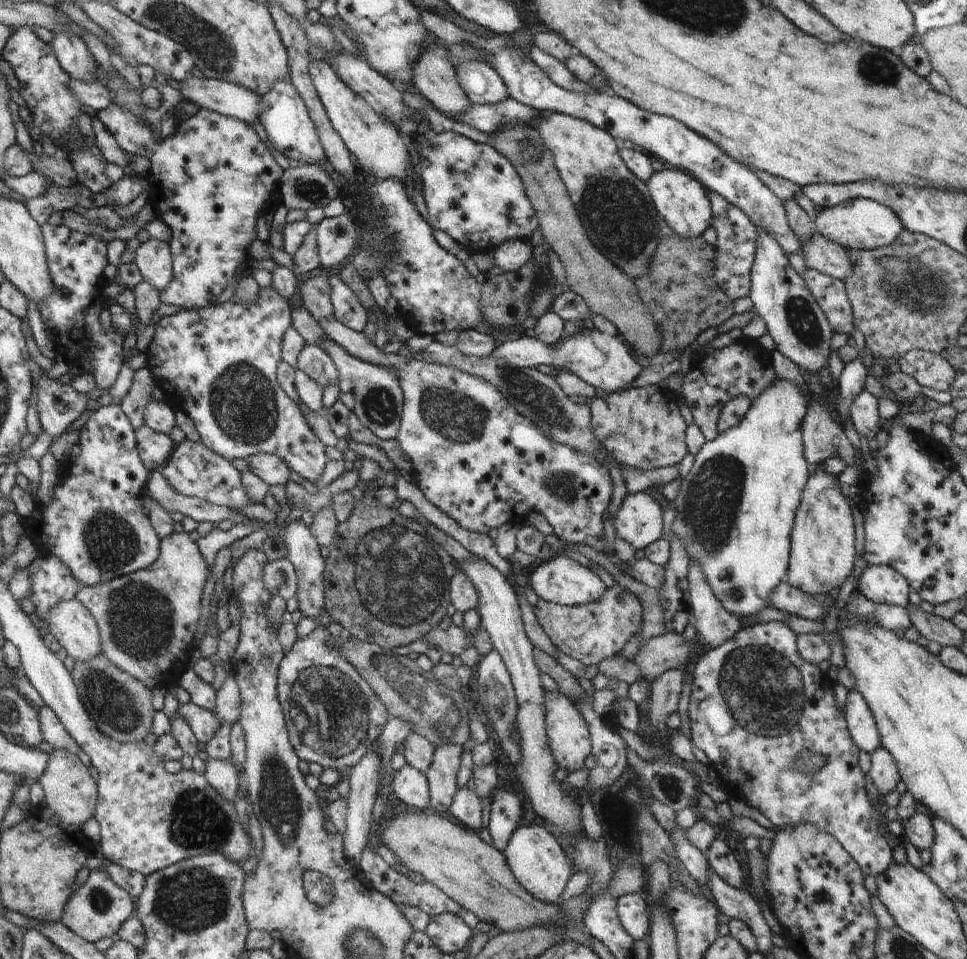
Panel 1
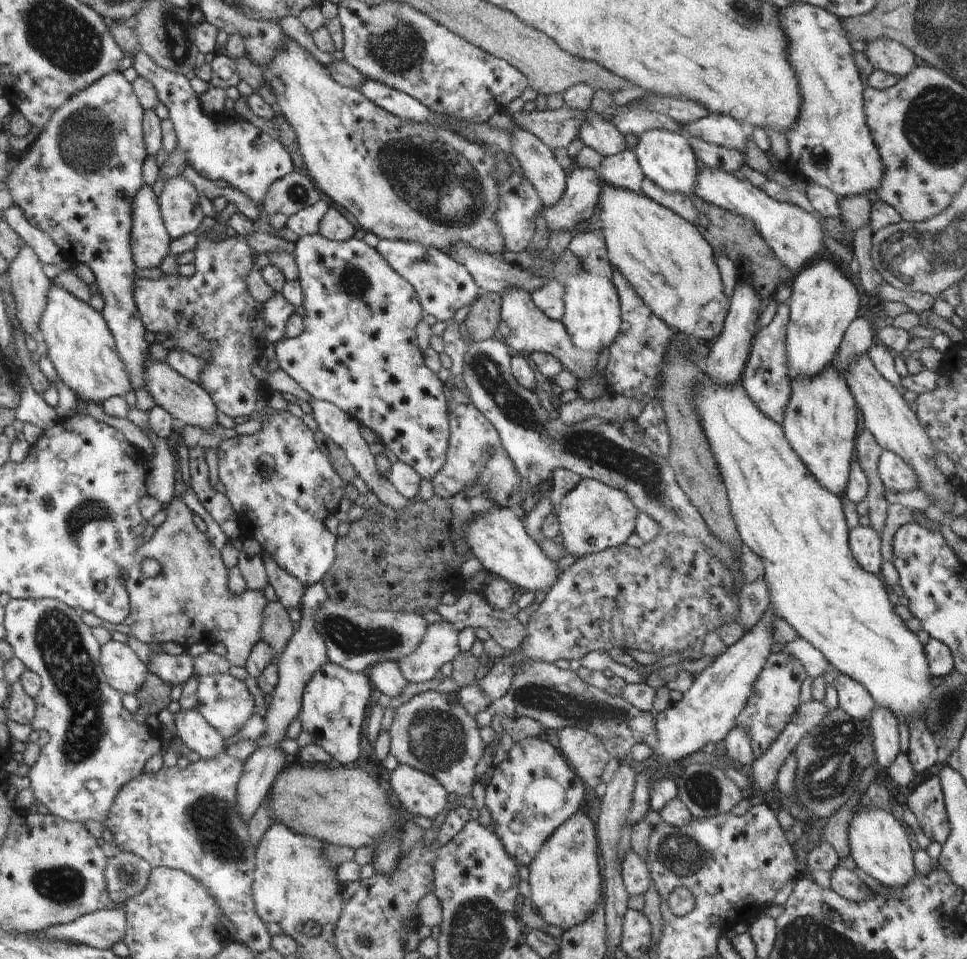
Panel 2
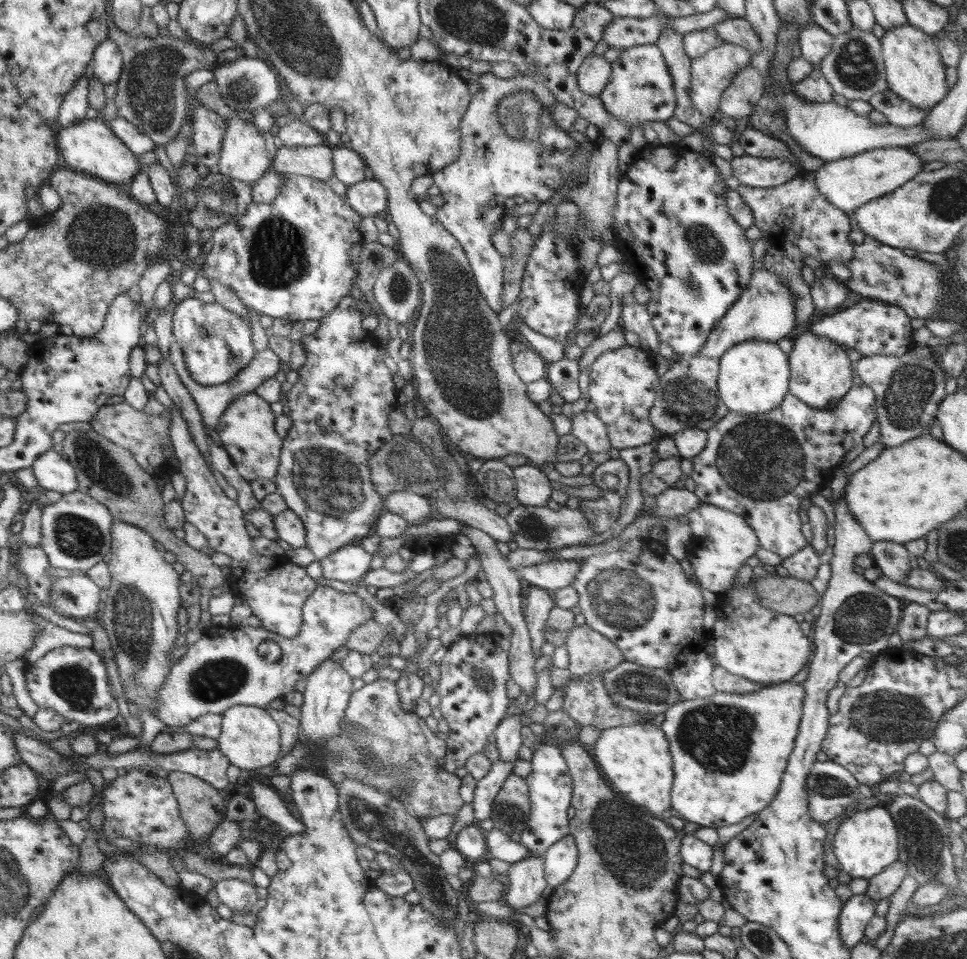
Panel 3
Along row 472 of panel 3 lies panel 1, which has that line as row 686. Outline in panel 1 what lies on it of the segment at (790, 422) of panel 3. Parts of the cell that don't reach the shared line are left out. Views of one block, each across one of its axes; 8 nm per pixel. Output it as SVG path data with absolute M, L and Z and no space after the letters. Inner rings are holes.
M769 621L767 623L750 622L744 624L742 628L734 633L732 638L725 640L720 646L707 651L704 656L696 662L693 671L692 692L688 704L690 718L690 740L691 744L697 746L710 759L709 768L713 775L719 778L720 782L727 785L727 792L738 800L745 802L750 808L759 810L772 824L778 828L797 825L798 823L810 823L815 827L821 828L828 834L831 834L845 849L849 855L858 863L864 876L875 876L882 874L890 863L894 862L892 858L892 849L886 838L880 833L880 824L882 824L882 814L876 810L875 805L870 801L864 786L864 773L858 765L858 745L852 740L849 733L847 722L843 712L839 712L836 706L836 699L833 691L832 680L827 676L825 669L816 666L807 660L804 660L797 651L796 634L788 628L782 621ZM802 751L812 751L828 759L828 763L813 775L802 773L795 765L794 759Z

